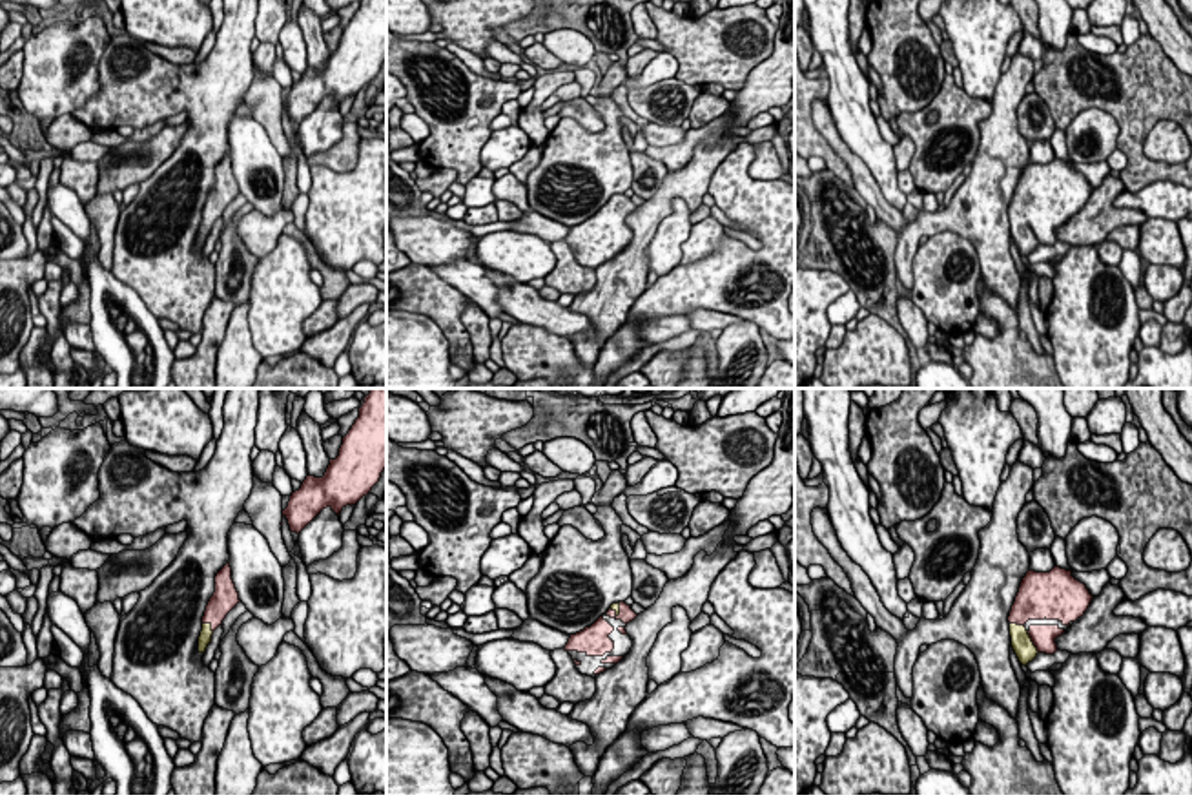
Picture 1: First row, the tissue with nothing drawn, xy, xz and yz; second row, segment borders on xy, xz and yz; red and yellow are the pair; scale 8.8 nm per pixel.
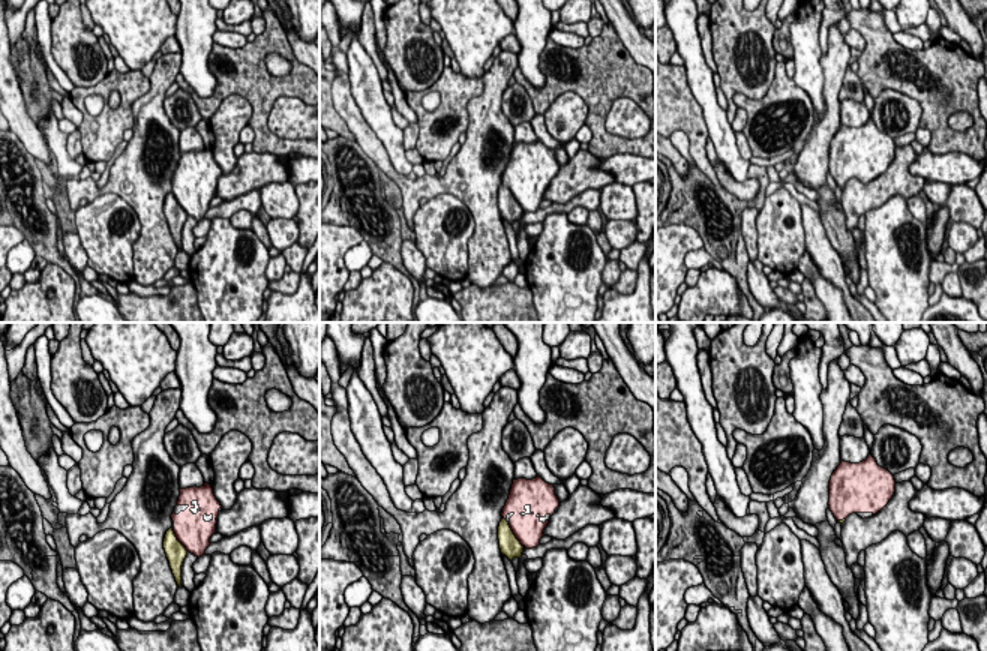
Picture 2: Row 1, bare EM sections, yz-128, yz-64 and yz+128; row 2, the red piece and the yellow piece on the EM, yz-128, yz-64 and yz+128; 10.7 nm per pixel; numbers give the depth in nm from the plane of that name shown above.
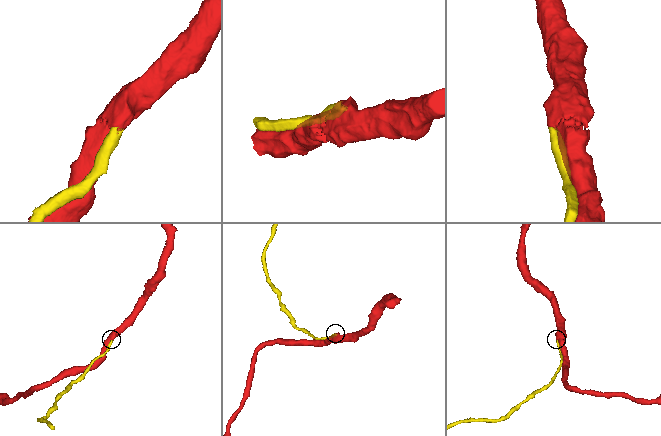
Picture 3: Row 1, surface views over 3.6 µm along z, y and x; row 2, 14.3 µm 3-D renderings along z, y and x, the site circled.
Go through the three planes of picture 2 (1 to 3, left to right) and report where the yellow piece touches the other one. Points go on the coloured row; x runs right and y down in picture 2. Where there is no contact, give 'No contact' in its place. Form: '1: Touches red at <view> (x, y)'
1: Touches red at yz-128 (179, 540)
2: Touches red at yz-64 (515, 534)
3: Touches red at yz+128 (842, 519)

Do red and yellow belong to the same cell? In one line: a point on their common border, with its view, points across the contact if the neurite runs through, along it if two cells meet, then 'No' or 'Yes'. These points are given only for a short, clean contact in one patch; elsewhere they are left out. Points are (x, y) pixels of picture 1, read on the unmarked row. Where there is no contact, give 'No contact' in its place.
Touches red at yz (1032, 232). Yes

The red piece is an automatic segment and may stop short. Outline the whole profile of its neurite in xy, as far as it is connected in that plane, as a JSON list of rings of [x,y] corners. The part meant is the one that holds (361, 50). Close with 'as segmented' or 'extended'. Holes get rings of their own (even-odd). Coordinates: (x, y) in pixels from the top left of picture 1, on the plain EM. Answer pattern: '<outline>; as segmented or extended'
[[[359,0],[359,9],[343,29],[339,47],[330,51],[323,69],[306,67],[301,80],[292,84],[283,108],[292,124],[301,124],[323,100],[330,98],[337,108],[346,97],[355,97],[379,73],[386,60],[386,0]]]; as segmented

